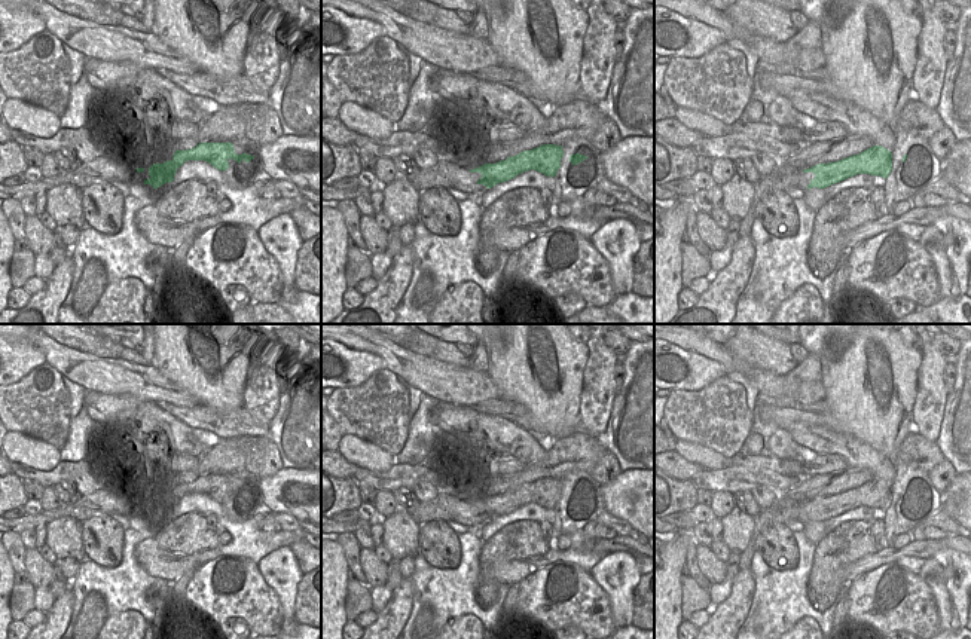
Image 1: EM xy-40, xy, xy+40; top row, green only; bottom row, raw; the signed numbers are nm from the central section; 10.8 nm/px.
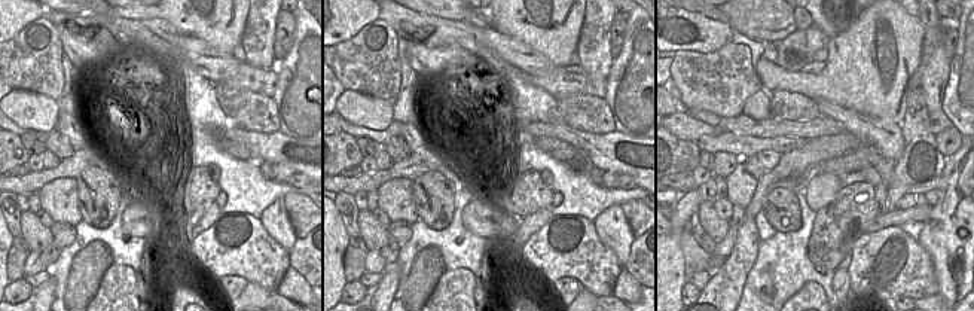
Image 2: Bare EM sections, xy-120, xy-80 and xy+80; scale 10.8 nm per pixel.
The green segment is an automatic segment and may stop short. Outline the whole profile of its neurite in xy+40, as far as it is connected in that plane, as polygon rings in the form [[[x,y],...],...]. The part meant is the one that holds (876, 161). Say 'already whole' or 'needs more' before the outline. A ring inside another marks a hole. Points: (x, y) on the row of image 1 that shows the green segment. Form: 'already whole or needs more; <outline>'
needs more; [[[873,146],[859,155],[845,158],[837,162],[818,163],[794,175],[782,177],[782,187],[812,187],[825,189],[857,174],[870,174],[888,178],[892,171],[892,153]]]

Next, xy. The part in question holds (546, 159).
needs more; [[[543,144],[510,156],[506,160],[485,163],[468,172],[461,172],[461,166],[454,162],[439,160],[437,165],[428,169],[419,169],[418,174],[406,177],[397,172],[397,177],[407,178],[419,190],[430,187],[457,187],[462,192],[477,193],[489,190],[495,184],[509,181],[529,169],[538,171],[547,177],[555,177],[561,168],[562,156],[562,146]]]

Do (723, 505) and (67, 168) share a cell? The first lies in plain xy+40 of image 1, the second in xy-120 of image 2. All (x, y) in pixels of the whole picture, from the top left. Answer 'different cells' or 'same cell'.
different cells

